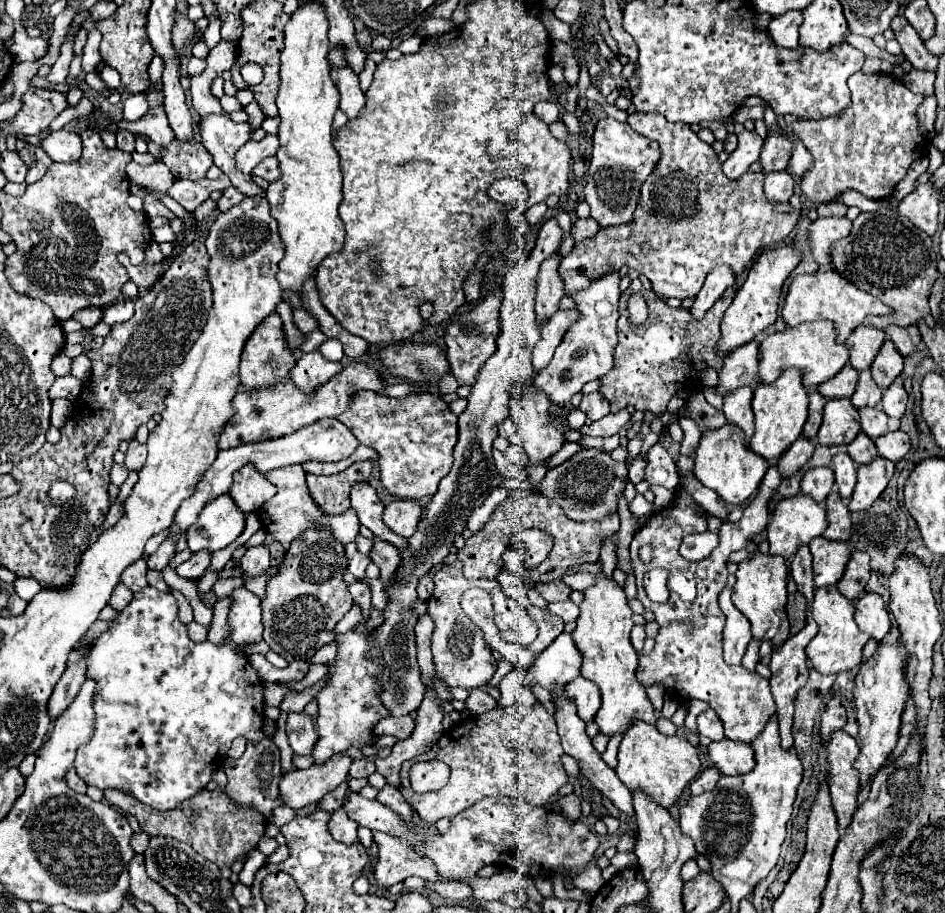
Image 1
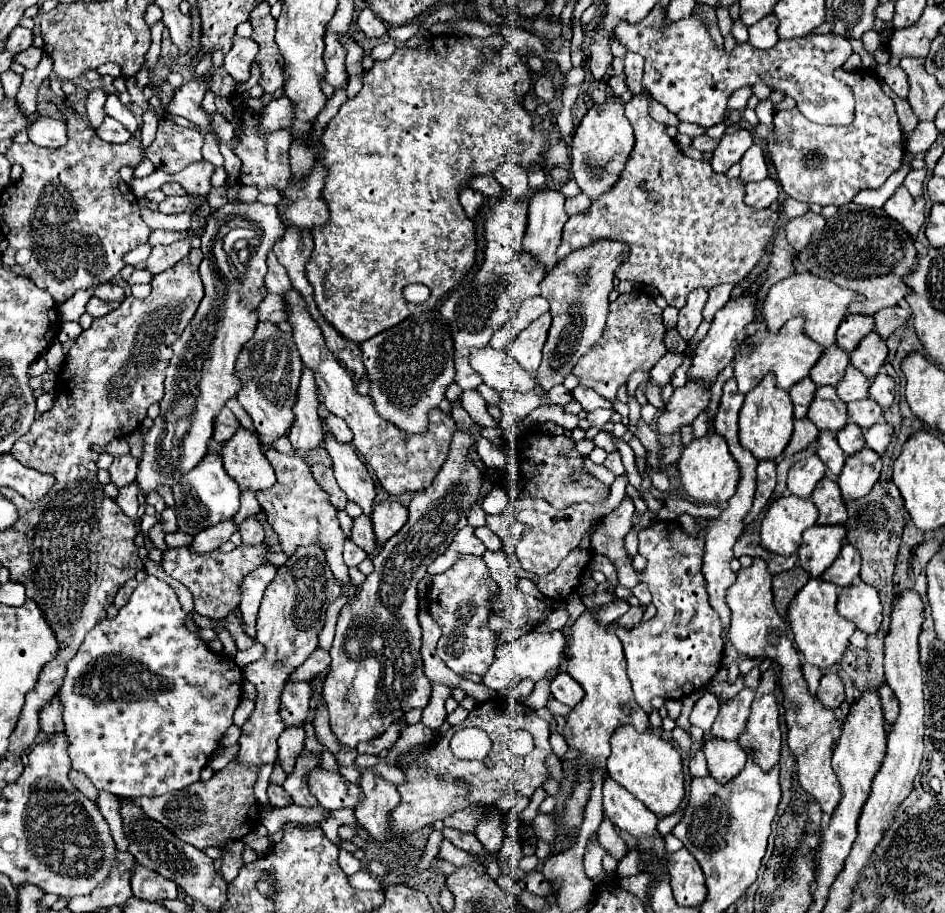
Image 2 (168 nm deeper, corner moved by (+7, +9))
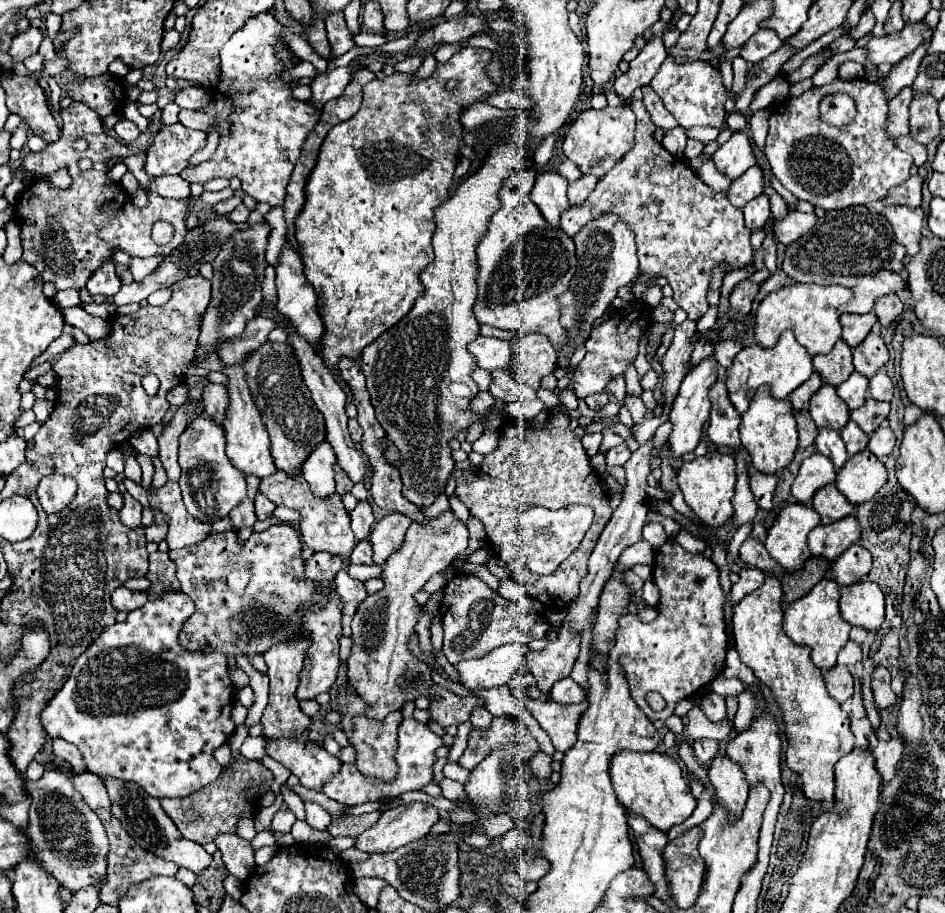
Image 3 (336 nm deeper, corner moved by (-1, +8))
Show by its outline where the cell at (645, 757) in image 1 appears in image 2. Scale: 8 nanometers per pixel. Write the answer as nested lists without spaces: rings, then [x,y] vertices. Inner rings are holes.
[[[619,727],[611,735],[611,755],[607,759],[607,775],[623,785],[633,797],[637,797],[657,817],[675,813],[685,797],[683,785],[683,759],[679,751],[651,731],[637,733],[629,727]]]

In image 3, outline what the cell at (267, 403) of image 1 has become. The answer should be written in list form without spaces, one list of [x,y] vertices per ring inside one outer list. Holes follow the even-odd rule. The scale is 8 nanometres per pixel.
[[[209,384],[207,392],[203,394],[205,398],[205,414],[219,426],[223,426],[227,418],[227,408],[229,408],[229,396],[227,388],[221,384]]]

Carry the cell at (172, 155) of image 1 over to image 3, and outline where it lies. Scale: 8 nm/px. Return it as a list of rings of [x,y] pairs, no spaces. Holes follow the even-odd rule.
[[[183,124],[165,126],[153,140],[153,146],[147,150],[147,174],[165,176],[165,174],[181,174],[189,158],[205,148],[207,134],[201,130],[185,128]]]

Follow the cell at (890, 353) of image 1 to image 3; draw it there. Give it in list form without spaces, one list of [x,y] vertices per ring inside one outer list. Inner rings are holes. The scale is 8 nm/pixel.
[[[871,332],[855,350],[853,350],[853,366],[859,374],[871,378],[879,368],[883,368],[889,360],[889,350],[881,338],[881,334]]]

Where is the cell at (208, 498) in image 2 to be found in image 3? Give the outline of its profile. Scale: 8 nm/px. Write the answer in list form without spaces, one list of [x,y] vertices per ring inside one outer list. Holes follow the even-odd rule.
[[[197,418],[179,438],[179,466],[181,466],[181,494],[187,512],[203,524],[213,524],[225,518],[243,498],[247,498],[245,476],[235,470],[225,454],[225,432],[211,418]]]

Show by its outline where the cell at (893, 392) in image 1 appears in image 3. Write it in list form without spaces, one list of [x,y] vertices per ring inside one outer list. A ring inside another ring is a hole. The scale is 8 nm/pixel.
[[[881,368],[881,370],[869,380],[869,394],[871,394],[873,400],[891,402],[893,390],[895,390],[895,384],[893,384],[893,380],[887,376],[887,370],[885,370],[885,368]]]

